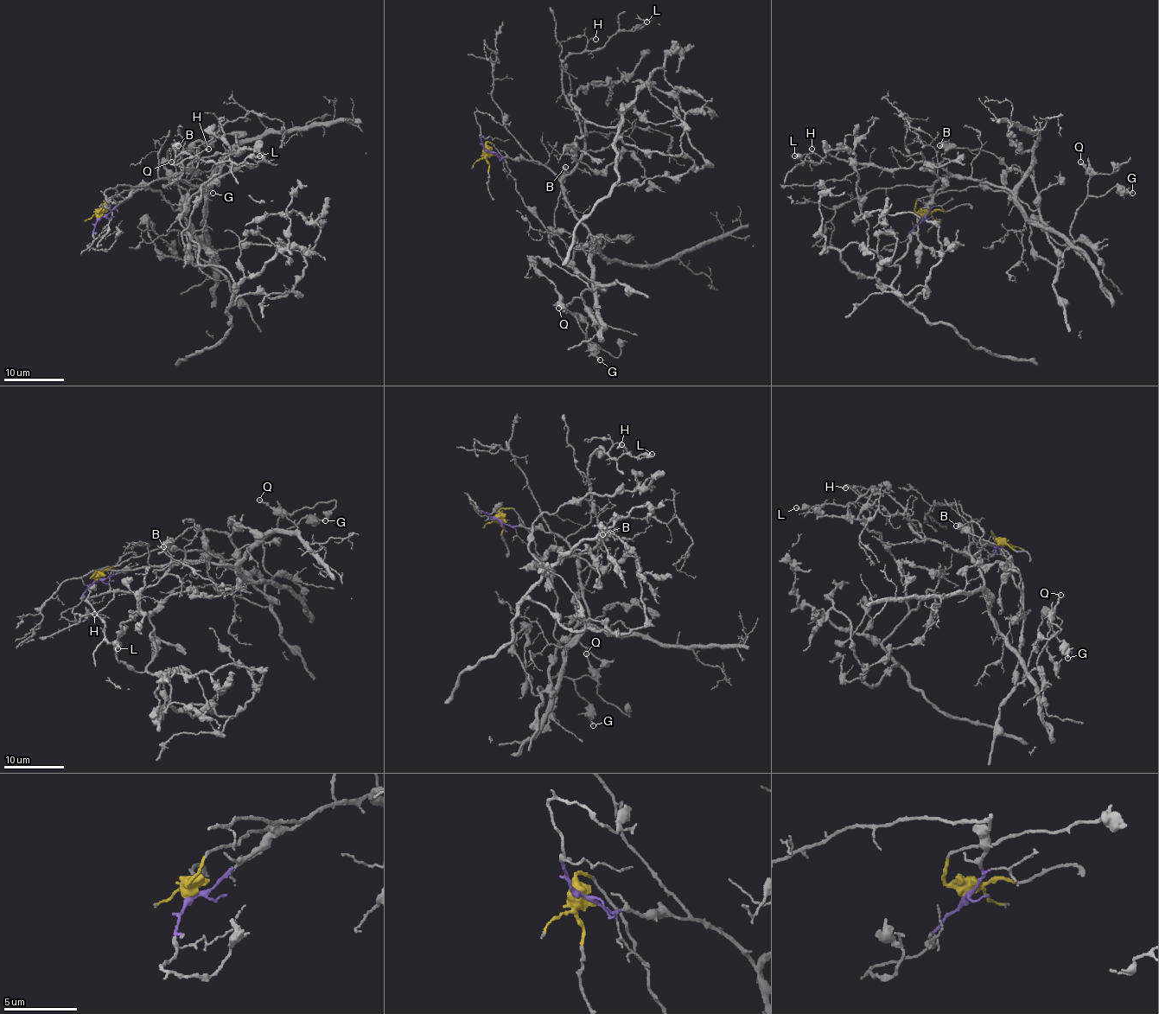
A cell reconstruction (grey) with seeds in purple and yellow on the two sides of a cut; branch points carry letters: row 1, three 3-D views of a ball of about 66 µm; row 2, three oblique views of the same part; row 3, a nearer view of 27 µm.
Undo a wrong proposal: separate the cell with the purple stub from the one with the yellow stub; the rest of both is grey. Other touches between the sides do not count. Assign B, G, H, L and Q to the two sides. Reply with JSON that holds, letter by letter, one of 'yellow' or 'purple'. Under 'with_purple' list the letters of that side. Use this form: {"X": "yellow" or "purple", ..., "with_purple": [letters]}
{"B": "yellow", "G": "yellow", "H": "purple", "L": "purple", "Q": "yellow", "with_purple": ["H", "L"]}

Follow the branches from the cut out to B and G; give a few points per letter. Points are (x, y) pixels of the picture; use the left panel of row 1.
B: (100, 216), (105, 199), (139, 186), (158, 190), (178, 208), (178, 181), (163, 168), (168, 151), (178, 145)
G: (100, 216), (123, 192), (158, 190), (208, 261), (180, 204), (200, 188), (213, 193)

